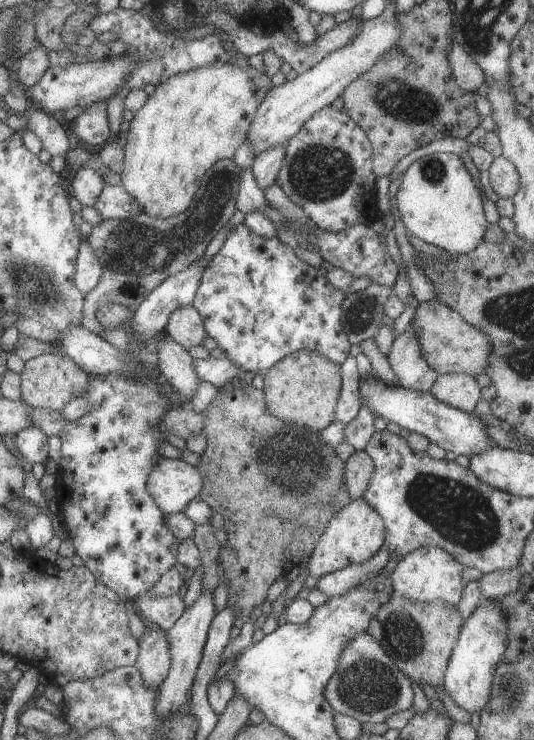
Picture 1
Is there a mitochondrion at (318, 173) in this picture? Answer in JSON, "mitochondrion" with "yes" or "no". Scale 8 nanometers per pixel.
{"mitochondrion":"yes"}

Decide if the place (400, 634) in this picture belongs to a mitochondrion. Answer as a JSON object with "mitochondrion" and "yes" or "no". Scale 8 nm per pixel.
{"mitochondrion":"yes"}

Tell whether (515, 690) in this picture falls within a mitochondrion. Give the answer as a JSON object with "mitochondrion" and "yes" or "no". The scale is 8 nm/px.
{"mitochondrion":"yes"}

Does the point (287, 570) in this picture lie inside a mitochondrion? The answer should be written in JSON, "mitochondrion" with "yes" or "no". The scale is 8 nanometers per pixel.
{"mitochondrion":"no"}

